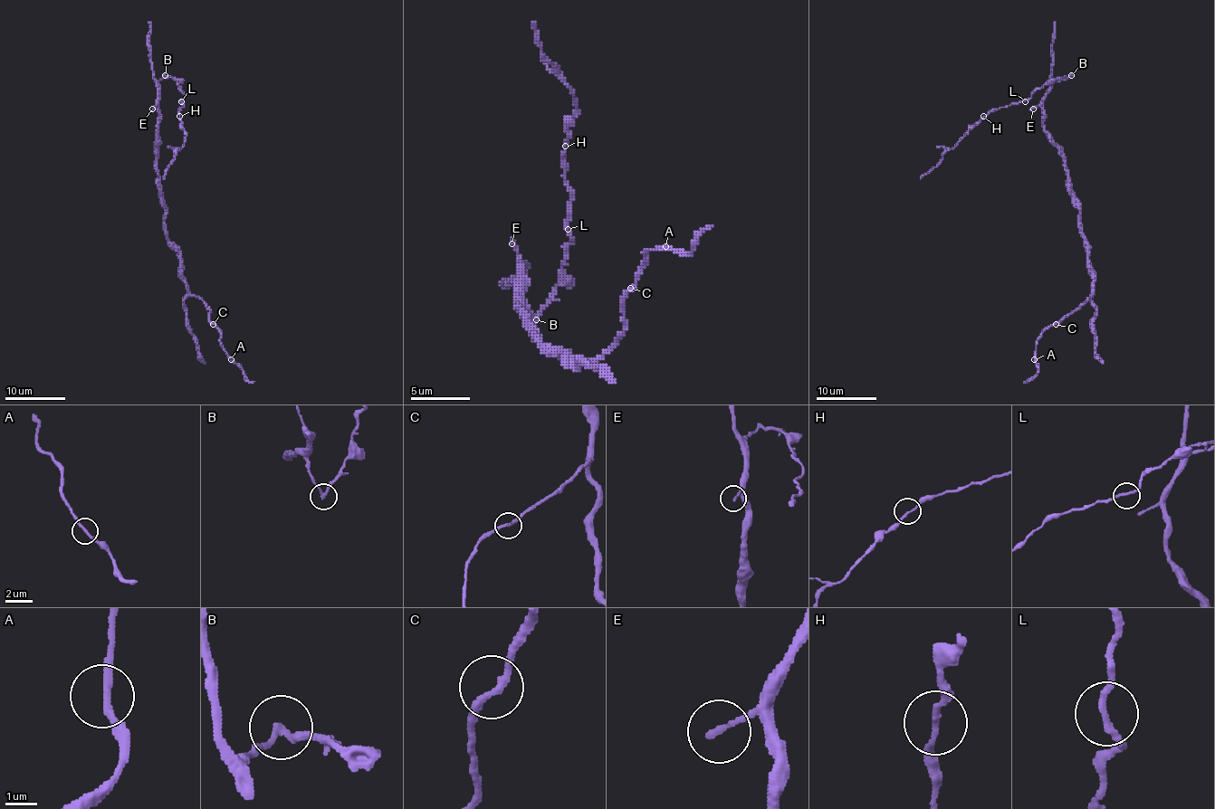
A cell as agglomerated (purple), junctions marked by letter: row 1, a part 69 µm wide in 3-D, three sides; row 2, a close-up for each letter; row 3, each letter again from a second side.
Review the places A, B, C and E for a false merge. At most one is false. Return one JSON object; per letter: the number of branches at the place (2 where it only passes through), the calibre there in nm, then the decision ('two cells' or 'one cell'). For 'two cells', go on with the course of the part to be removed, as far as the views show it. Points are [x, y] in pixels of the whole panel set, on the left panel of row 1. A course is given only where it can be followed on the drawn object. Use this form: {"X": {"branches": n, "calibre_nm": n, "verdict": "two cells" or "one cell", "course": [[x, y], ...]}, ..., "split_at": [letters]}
{"A": {"branches": 2, "calibre_nm": 220, "verdict": "one cell"}, "B": {"branches": 2, "calibre_nm": 170, "verdict": "two cells", "course": [[165, 76], [172, 77], [184, 95], [179, 109], [181, 128], [186, 136], [184, 145], [167, 167], [163, 179]]}, "C": {"branches": 2, "calibre_nm": 240, "verdict": "one cell"}, "E": {"branches": 1, "calibre_nm": 190, "verdict": "one cell"}, "split_at": ["B"]}

